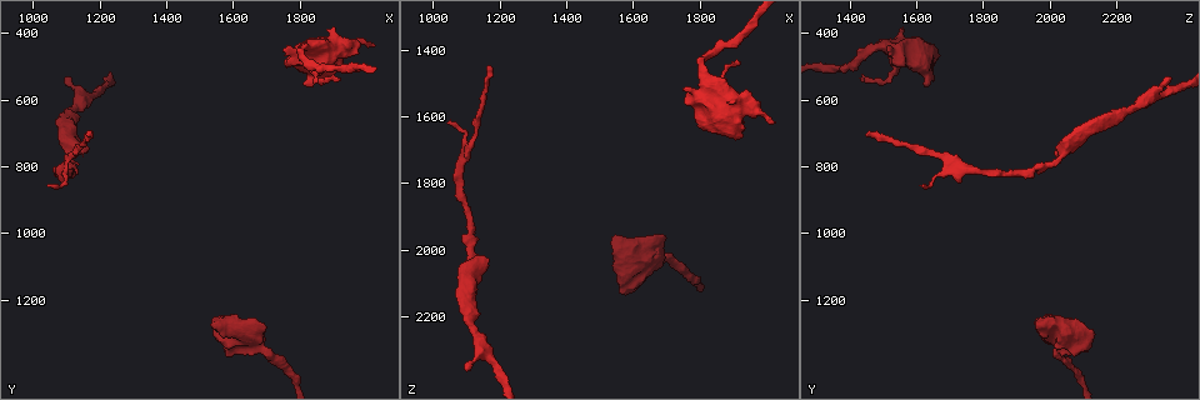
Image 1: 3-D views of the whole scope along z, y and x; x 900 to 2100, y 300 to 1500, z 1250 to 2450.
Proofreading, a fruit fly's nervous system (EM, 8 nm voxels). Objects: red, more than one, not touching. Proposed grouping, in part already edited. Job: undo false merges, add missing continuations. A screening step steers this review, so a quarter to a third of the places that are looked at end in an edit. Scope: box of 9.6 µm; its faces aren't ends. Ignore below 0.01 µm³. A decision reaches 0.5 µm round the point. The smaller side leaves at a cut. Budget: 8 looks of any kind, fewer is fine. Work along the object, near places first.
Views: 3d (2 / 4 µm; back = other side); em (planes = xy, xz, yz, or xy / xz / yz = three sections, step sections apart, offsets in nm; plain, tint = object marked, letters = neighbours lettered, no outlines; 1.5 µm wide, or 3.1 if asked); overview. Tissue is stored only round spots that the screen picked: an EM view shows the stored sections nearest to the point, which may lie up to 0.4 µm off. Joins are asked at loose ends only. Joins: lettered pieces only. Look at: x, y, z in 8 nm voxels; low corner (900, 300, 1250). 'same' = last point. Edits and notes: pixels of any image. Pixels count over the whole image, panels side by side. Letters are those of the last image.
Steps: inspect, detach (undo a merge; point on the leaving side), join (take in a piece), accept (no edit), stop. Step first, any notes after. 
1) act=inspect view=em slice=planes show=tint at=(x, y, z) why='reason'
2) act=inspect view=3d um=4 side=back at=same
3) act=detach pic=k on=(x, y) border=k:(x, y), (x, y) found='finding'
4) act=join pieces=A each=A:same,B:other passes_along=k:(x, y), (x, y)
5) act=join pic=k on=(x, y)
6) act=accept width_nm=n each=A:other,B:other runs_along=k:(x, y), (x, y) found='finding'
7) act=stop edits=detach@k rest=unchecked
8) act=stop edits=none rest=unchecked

act=inspect view=em slice=yz step=4 show=plain at=(1160, 700, 1440) why='thin end'

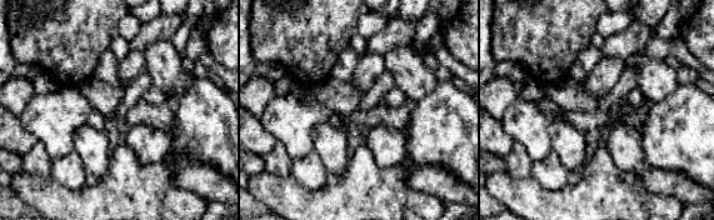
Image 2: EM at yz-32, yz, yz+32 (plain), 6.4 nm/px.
act=inspect view=em slice=yz step=4 show=letters at=same

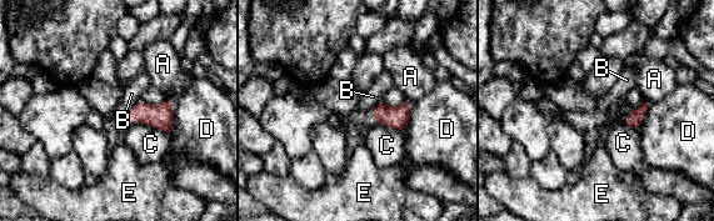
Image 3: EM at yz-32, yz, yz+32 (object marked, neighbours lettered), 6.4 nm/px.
act=accept longest_contact=C:240nm each=A:other,B:other,C:other,D:other,E:other border=3:(140, 100), (125, 114) found='none of them fits'

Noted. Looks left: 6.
act=inspect view=em slice=yz step=4 show=letters at=(1700, 1280, 1960) why='branch stops here'

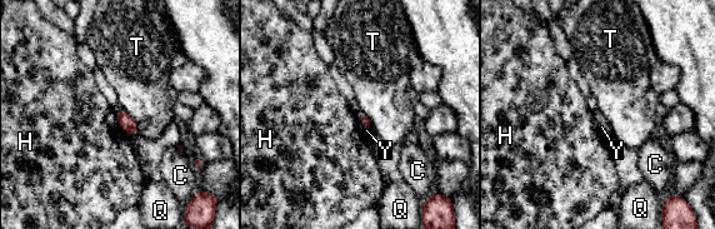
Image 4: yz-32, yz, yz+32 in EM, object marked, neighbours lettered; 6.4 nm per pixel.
act=inspect view=em slice=xz step=8 show=letters at=same why='cut it another way'

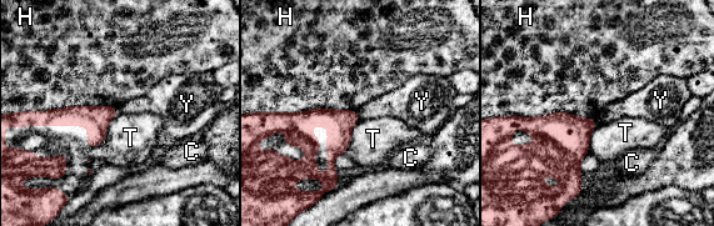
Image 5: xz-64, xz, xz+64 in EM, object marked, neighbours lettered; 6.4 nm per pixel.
act=accept longest_contact=H:550nm each=C:other,H:other,T:other,Y:other runs_along=5:(286, 116), (309, 144), (314, 170), (331, 180) found='none of them fits'

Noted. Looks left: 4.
act=inspect view=3d um=2 at=(2030, 440, 1620) why='branch stops here'

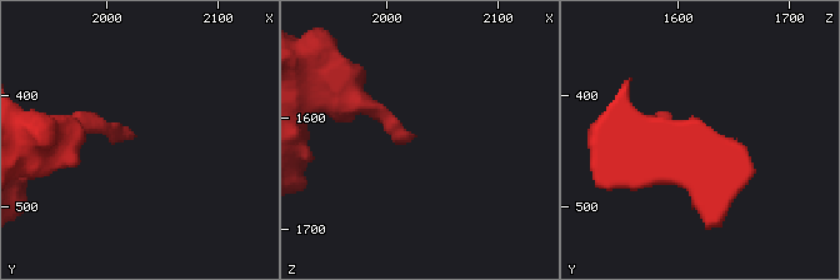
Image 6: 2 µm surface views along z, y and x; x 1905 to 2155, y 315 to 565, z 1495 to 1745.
act=inspect view=em slice=planes show=plain at=(2024, 436, 1620) why='shape alone is not enough'

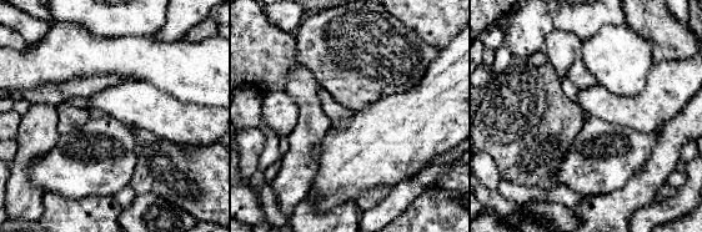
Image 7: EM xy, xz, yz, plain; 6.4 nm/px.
act=inspect view=em slice=planes show=letters at=same why='what lies round it'

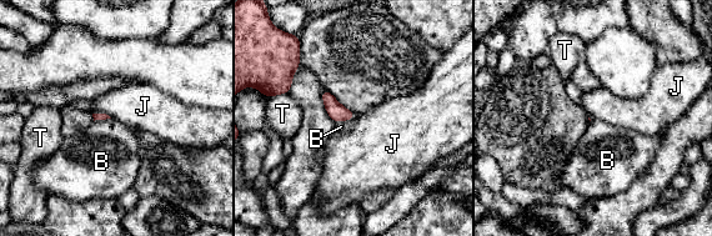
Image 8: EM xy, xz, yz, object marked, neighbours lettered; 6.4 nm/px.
act=accept each=B:other,J:other,T:other border=8:(93, 113), (105, 113), (111, 118) found='no lettered piece goes on from it'

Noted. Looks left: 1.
act=stop edits=none rest=unchecked

